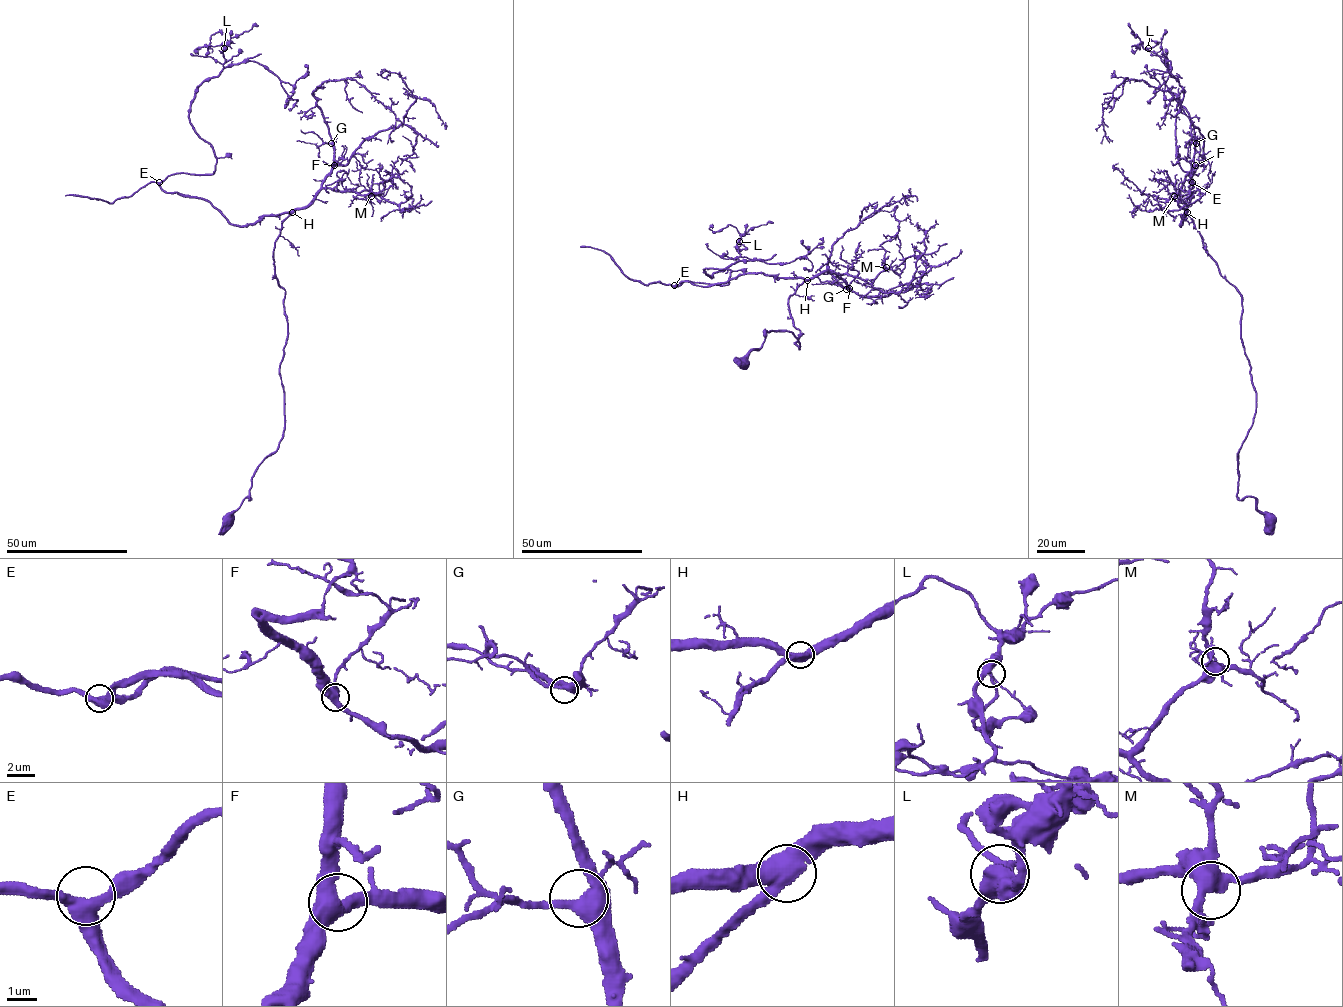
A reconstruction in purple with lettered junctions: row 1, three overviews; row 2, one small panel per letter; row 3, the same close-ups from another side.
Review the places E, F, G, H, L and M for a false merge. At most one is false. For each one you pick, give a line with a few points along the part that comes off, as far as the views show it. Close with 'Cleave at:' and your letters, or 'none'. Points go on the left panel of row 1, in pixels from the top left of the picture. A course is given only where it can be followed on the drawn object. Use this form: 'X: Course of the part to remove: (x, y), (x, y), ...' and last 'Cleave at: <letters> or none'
Cleave at: none

